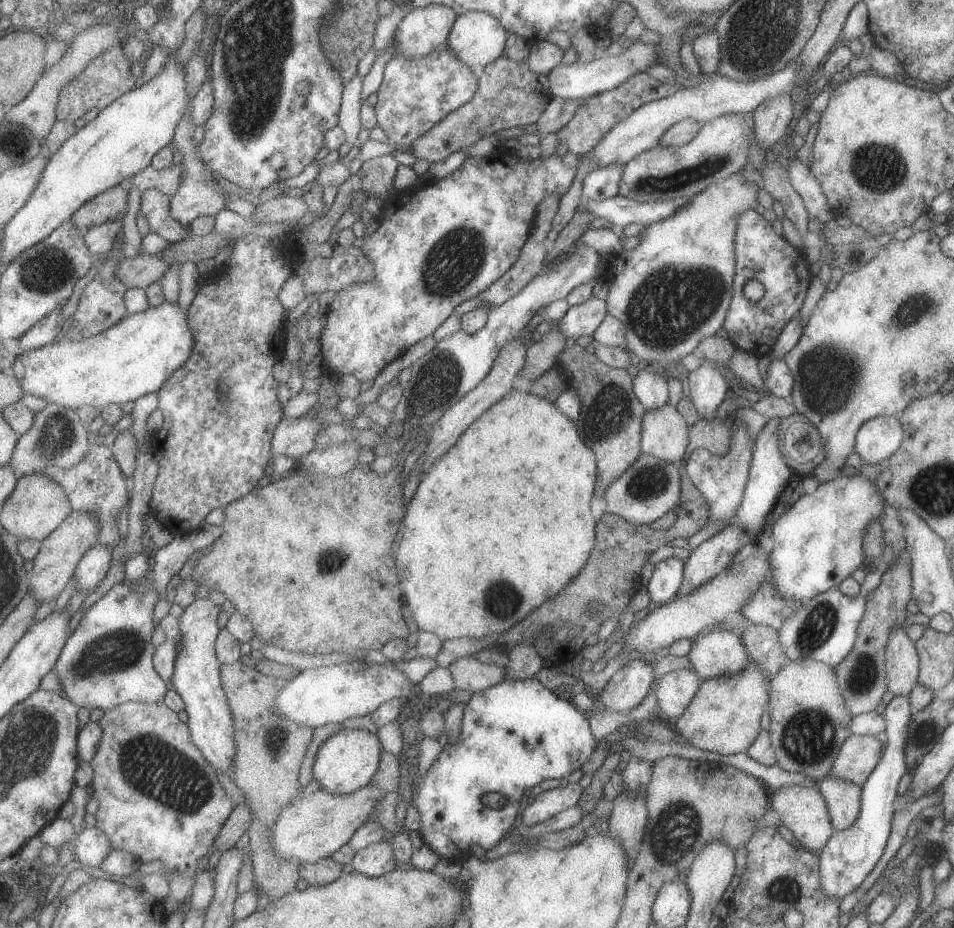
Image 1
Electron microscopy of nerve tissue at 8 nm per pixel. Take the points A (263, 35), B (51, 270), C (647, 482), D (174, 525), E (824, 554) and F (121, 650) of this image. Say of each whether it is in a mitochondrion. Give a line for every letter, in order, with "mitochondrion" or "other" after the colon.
A: mitochondrion
B: mitochondrion
C: mitochondrion
D: other
E: other
F: mitochondrion

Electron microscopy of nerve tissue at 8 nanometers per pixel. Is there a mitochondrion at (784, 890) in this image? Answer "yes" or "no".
yes

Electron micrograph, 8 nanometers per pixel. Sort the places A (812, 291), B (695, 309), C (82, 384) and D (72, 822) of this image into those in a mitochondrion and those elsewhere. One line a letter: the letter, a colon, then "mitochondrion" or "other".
A: other
B: mitochondrion
C: other
D: other

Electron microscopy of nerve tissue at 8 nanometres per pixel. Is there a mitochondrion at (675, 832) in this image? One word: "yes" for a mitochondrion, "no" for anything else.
yes

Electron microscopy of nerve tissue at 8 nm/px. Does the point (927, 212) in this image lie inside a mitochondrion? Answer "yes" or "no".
no

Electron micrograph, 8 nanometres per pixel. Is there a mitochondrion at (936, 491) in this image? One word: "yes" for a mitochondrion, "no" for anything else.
yes

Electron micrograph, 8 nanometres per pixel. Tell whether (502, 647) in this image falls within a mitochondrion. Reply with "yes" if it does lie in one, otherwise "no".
no

